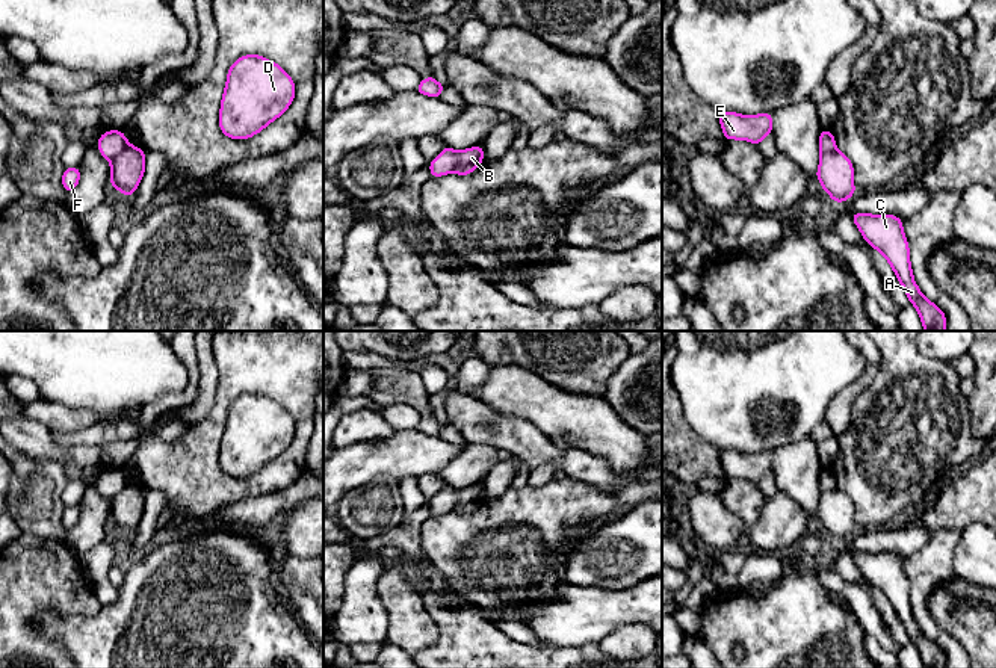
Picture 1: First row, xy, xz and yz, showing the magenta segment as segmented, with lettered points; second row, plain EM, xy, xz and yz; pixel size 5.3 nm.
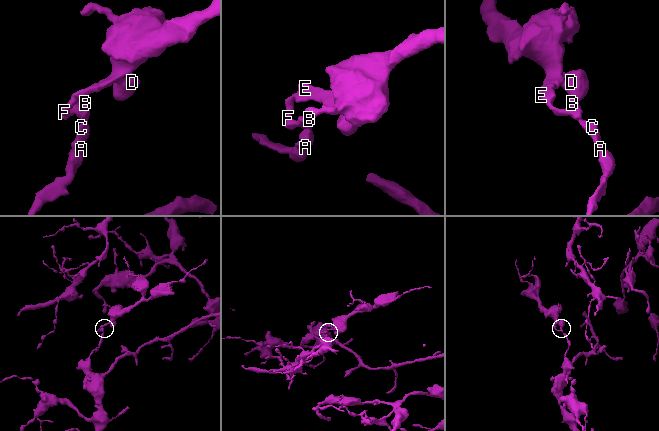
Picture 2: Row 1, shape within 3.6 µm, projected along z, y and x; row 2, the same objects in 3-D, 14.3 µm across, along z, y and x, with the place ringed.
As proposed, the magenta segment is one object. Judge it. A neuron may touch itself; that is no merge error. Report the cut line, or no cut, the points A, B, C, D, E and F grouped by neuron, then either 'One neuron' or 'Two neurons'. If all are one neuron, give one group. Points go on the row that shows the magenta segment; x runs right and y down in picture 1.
Split along xz (458, 151), (452, 171). Groups: A B C / D E F. Two neurons

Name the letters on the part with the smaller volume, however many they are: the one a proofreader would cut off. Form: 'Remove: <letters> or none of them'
Remove: D, E, F

